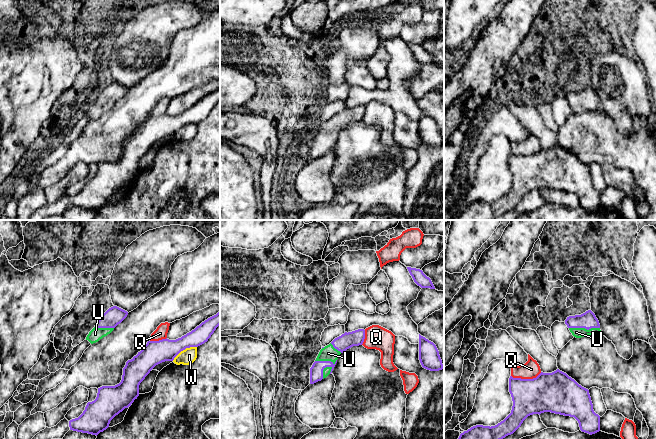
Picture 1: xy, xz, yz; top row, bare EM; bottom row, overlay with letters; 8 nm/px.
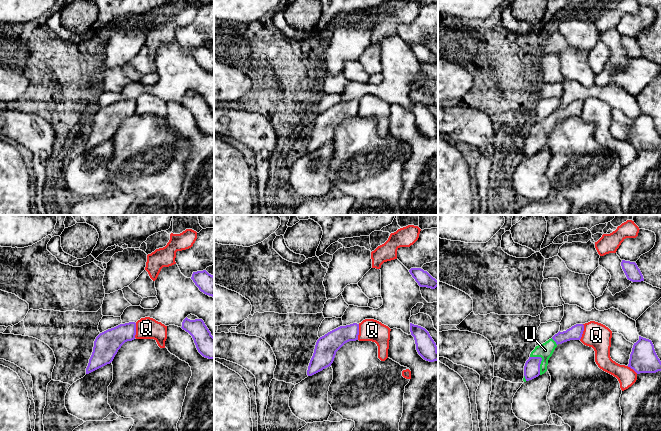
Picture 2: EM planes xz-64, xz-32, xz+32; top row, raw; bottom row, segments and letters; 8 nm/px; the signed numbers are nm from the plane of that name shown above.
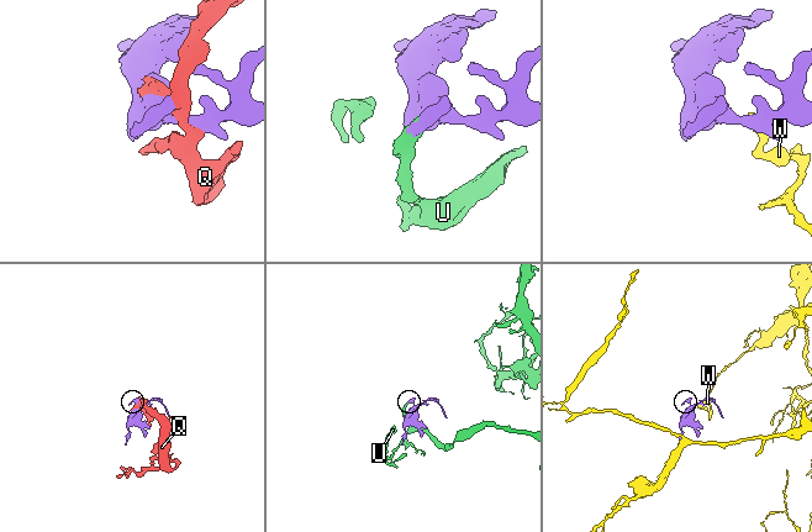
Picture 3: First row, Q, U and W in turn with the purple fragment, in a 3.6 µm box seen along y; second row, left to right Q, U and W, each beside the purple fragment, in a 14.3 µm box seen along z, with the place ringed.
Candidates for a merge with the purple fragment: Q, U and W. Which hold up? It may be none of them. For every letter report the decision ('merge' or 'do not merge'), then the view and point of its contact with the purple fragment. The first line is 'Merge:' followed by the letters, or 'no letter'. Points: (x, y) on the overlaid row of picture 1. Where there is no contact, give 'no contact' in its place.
Merge: U
Q: do not merge; contact yz (526, 379)
U: merge; contact yz (584, 327)
W: do not merge; contact xy (184, 349)

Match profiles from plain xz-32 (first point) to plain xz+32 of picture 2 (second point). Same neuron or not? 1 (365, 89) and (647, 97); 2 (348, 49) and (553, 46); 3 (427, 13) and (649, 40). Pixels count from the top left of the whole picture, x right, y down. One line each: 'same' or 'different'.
1: different
2: different
3: different

